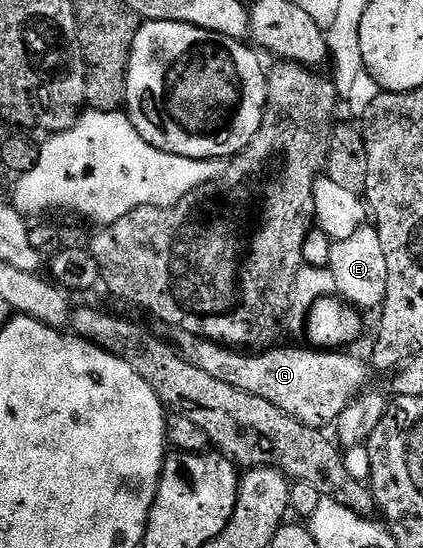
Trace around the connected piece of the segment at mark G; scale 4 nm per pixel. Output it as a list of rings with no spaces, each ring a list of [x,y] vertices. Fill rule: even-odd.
[[[190,332],[176,333],[175,347],[191,366],[211,374],[235,390],[255,394],[255,398],[267,398],[271,406],[279,406],[283,414],[291,414],[299,422],[322,430],[336,425],[339,414],[347,410],[358,396],[366,391],[371,368],[357,356],[348,356],[345,350],[314,350],[305,348],[281,348],[274,346],[268,350],[257,350],[250,354],[245,350],[234,350],[217,344],[214,340],[204,340]]]

